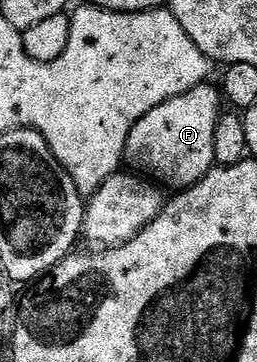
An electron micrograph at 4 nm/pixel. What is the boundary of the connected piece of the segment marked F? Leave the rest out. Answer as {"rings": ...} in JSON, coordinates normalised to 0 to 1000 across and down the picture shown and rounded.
{"rings":[[[794,229],[595,296],[510,356],[479,442],[529,481],[665,528],[763,511],[837,456],[829,373],[860,320],[860,257],[821,229]]]}

